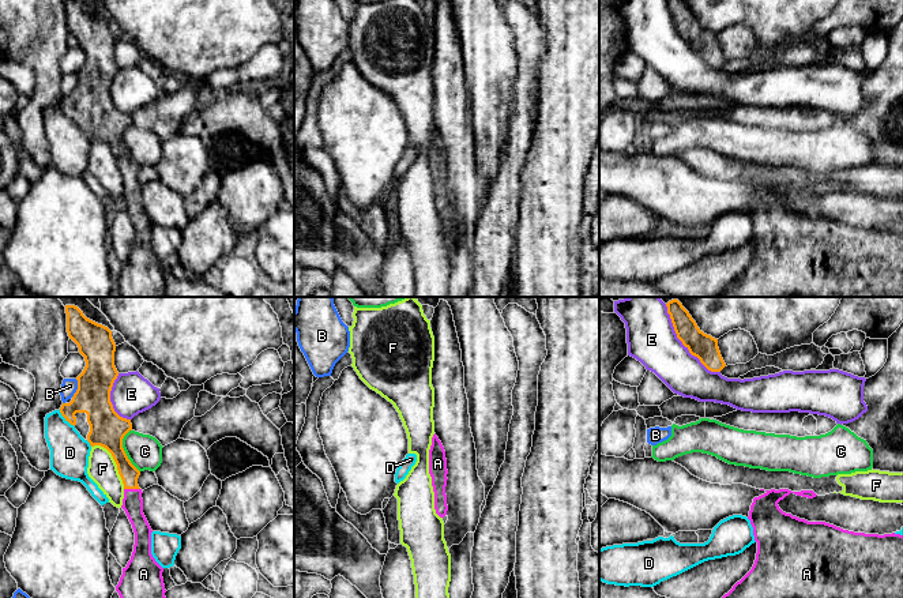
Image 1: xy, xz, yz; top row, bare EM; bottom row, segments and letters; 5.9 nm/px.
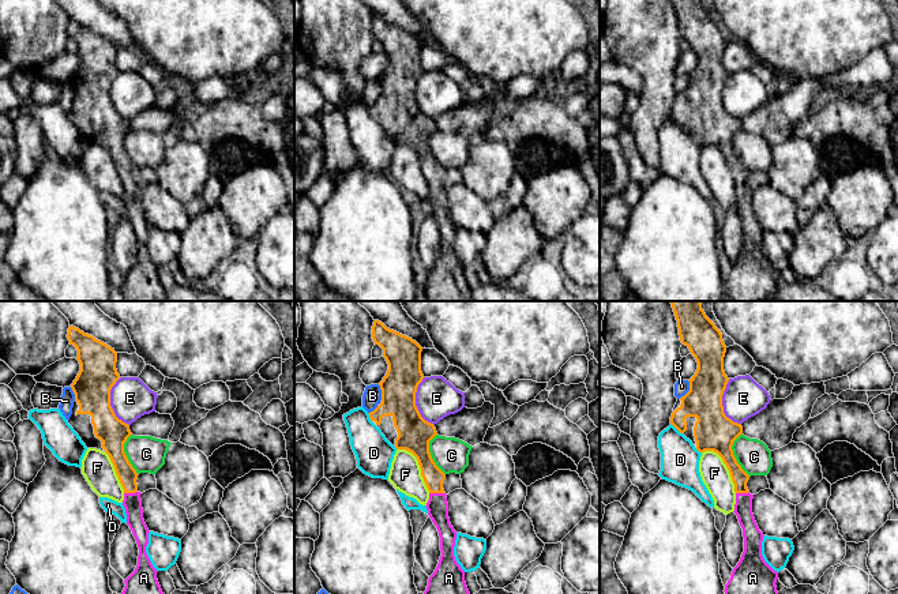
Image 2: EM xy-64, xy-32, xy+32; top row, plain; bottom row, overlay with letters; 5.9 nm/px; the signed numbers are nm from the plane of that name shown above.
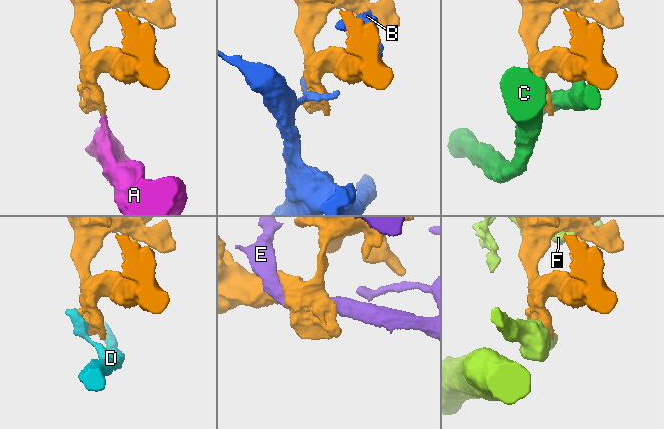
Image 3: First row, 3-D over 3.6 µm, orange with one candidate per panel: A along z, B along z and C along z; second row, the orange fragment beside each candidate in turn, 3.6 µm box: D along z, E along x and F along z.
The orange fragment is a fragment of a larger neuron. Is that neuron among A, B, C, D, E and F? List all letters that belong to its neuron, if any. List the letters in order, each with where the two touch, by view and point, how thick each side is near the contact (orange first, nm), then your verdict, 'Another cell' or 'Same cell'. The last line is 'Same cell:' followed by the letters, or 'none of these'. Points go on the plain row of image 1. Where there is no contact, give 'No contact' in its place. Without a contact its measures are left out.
A: Touches orange at xy (132, 183). Thickness 110 nm (orange) against 130 nm. Same cell
B: Touches orange at xy (78, 83). Thickness 200 nm (orange) against 90 nm. Another cell
C: Touches orange at xy (124, 146). Thickness 200 nm (orange) against 200 nm. Another cell
D: Touches orange at xy (66, 113). Thickness 200 nm (orange) against 220 nm. Another cell
E: Touches orange at yz (683, 38). Thickness 150 nm (orange) against 300 nm. Another cell
F: Touches orange at xy (115, 155). Thickness 200 nm (orange) against 170 nm. Another cell
Same cell: A

